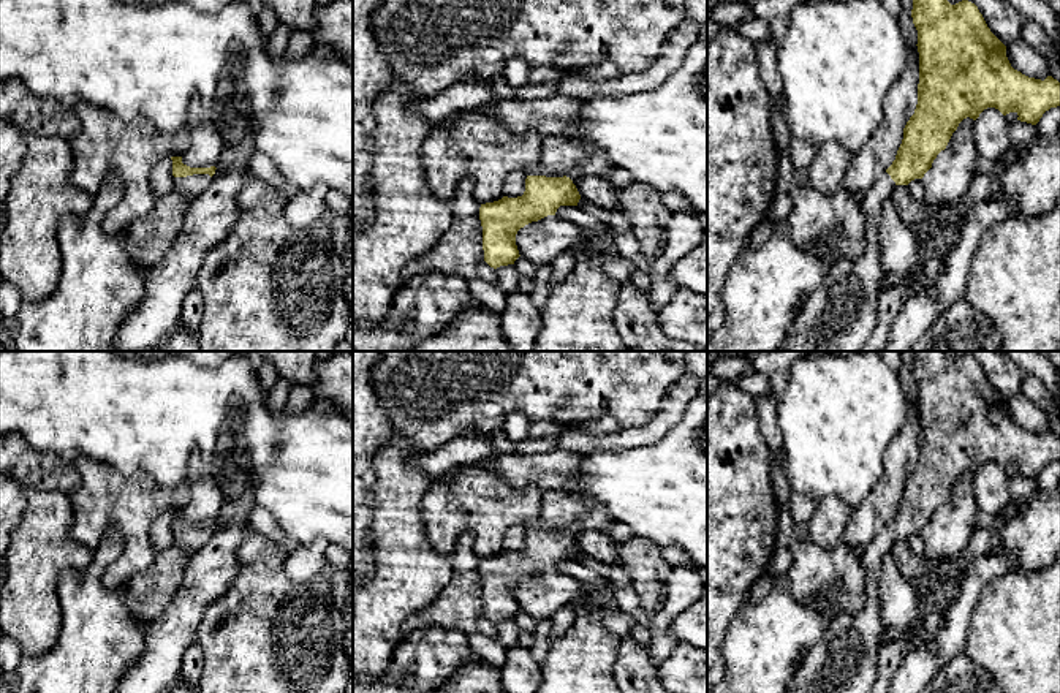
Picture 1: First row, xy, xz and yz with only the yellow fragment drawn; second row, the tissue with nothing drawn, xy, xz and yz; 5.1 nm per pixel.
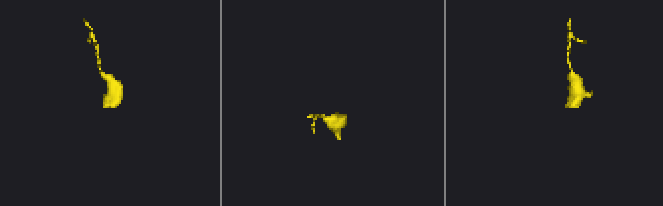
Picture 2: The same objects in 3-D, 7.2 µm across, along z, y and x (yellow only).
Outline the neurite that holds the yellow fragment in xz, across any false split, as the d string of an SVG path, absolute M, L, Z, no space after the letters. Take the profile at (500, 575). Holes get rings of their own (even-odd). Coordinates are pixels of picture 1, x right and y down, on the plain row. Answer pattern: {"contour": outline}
{"contour": "M538 519L524 522L525 546L522 551L503 551L481 559L484 615L497 623L514 619L521 611L516 589L532 576L555 570L560 560L577 560L581 549L573 535L558 527L547 527Z"}

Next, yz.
{"contour": "M913 351L911 372L918 384L918 459L903 483L895 514L864 547L865 603L857 614L839 612L832 619L797 666L786 693L870 693L880 650L878 579L883 555L897 540L924 532L963 473L976 475L984 464L995 462L1003 470L1016 467L1017 475L1036 479L1046 465L1060 460L1060 437L1052 430L1041 435L1014 424L1006 400L990 386L975 358L962 354L951 359L946 351Z"}

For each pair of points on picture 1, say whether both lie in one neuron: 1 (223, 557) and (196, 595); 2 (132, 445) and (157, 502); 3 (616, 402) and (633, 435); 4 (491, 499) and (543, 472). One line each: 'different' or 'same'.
1: same
2: different
3: different
4: different

